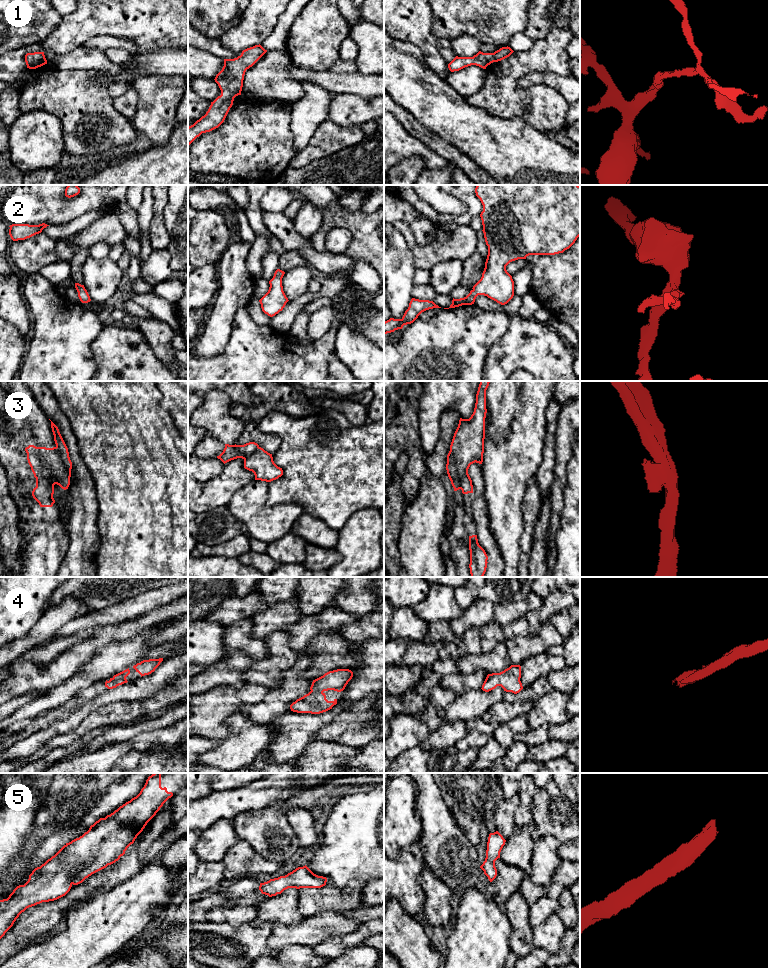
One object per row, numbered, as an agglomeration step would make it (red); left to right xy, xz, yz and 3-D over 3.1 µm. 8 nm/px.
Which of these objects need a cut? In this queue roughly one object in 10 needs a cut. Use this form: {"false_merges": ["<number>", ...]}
{"false_merges": ["3"]}

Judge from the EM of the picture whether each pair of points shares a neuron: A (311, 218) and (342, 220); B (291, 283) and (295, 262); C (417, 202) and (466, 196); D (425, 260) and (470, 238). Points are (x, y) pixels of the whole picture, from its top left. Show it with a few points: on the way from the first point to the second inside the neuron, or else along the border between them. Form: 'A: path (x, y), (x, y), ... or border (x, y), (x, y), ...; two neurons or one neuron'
A: border (307, 201), (314, 204), (323, 215); two neurons
B: border (308, 264), (302, 267), (290, 268), (285, 272); two neurons
C: path (434, 217), (438, 219), (463, 219), (469, 213); one neuron
D: path (436, 254), (452, 242), (459, 242); one neuron

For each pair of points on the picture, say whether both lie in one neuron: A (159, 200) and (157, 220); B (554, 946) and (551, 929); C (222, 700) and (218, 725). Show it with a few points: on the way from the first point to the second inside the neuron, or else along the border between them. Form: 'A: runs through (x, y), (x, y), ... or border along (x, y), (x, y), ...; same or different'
A: runs through (159, 205), (158, 215); same
B: runs through (551, 942), (551, 933); same
C: runs through (215, 703), (209, 709), (209, 716), (211, 718); same

